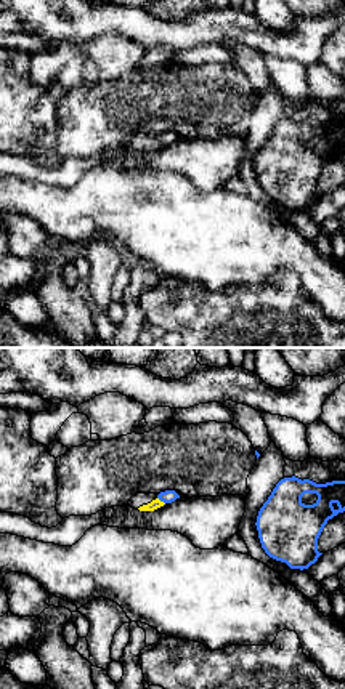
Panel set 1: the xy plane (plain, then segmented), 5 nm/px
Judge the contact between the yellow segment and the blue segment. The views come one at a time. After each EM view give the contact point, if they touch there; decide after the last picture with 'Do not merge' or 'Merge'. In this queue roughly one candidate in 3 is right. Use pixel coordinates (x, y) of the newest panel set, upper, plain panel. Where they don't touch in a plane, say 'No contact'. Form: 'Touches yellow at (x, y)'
Touches yellow at (159, 141)

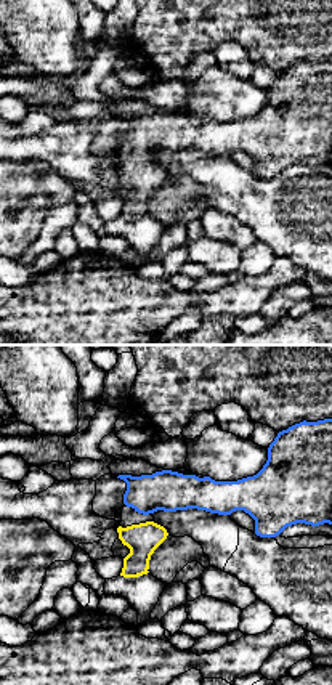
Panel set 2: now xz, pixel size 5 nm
No contact

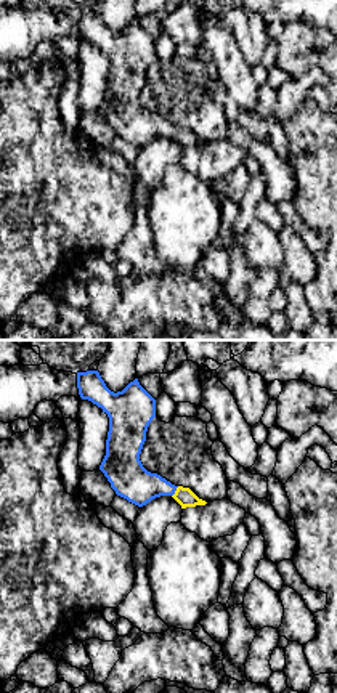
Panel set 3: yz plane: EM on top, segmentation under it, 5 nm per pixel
Touches yellow at (175, 132)

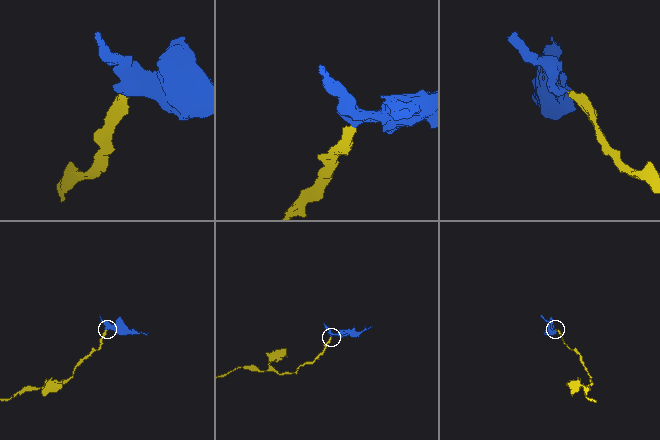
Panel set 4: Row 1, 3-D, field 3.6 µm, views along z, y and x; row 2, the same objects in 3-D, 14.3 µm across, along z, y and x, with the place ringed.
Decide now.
Merge

